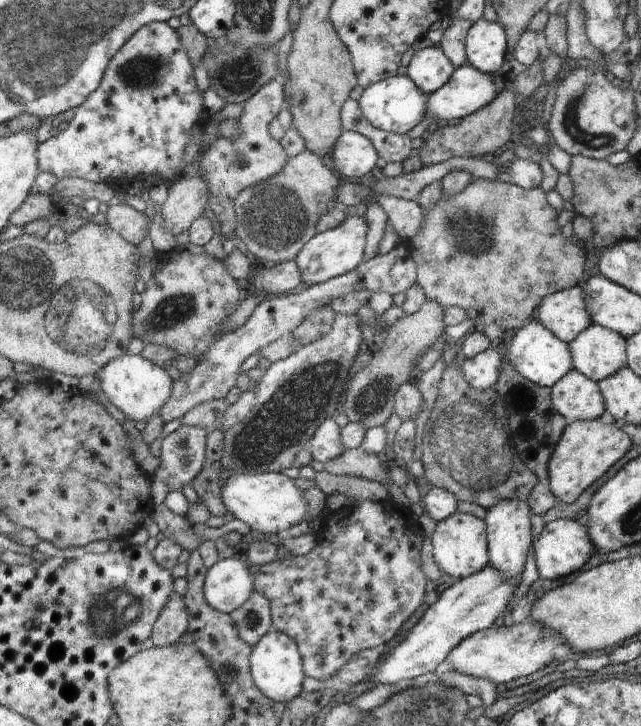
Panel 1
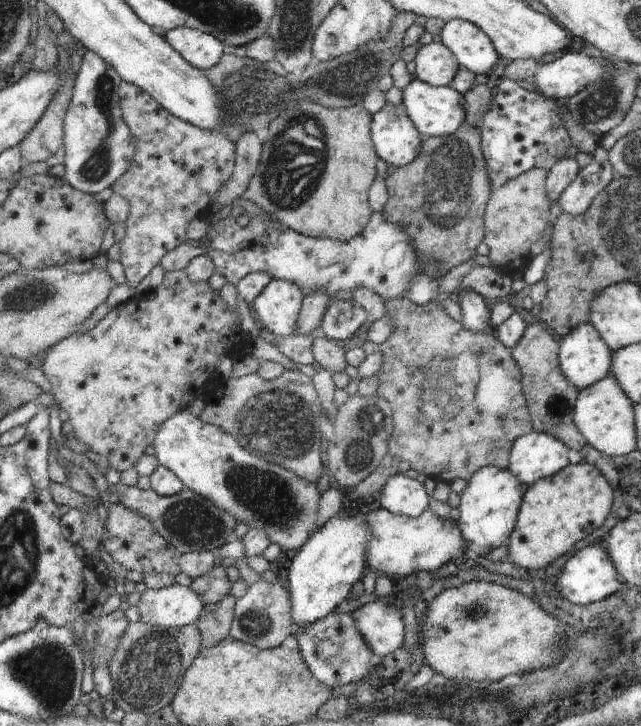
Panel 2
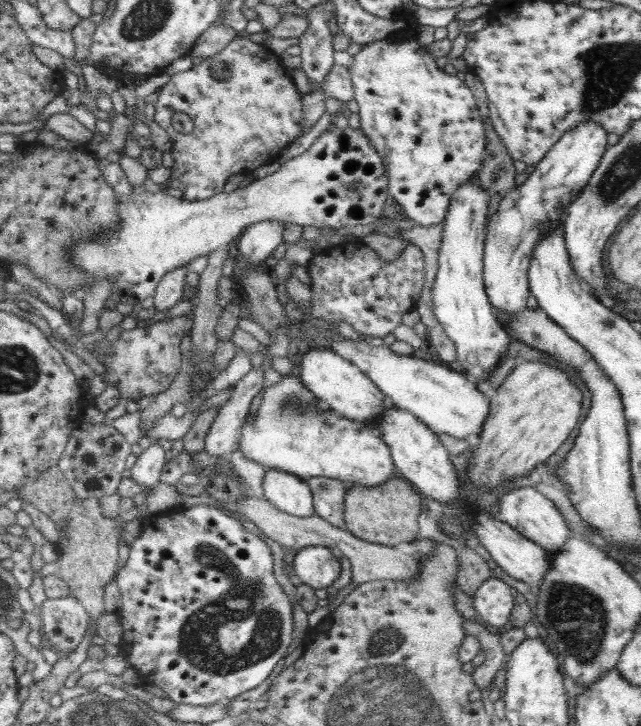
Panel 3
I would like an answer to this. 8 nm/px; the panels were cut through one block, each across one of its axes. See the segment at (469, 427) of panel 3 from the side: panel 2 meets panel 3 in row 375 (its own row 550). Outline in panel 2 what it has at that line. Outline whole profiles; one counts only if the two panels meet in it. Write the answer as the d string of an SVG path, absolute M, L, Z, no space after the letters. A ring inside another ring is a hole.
M384 507L375 512L366 513L366 522L370 528L370 540L366 548L366 563L379 574L400 574L409 579L420 571L436 574L440 566L459 558L466 549L466 540L452 520L440 520L430 508L420 516L410 518L392 514Z

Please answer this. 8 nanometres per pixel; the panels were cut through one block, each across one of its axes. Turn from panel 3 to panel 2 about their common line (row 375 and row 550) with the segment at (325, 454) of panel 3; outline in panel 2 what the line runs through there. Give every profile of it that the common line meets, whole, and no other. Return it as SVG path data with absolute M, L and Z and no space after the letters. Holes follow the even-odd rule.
M186 409L175 413L173 416L170 416L157 430L156 435L154 436L153 442L154 450L156 451L155 456L160 461L165 468L168 468L173 474L178 476L178 479L184 484L185 489L191 489L193 492L196 492L199 496L204 496L207 500L210 500L215 506L225 509L226 512L232 514L235 517L237 522L241 521L244 524L247 524L250 529L257 527L259 530L262 530L269 538L272 543L278 544L284 552L294 551L300 549L308 540L309 537L317 528L317 507L319 504L319 498L321 494L318 493L316 483L310 483L309 481L301 480L301 477L296 477L292 472L287 472L285 469L282 469L280 466L274 465L273 463L265 462L260 460L256 456L245 452L244 449L240 448L237 444L237 441L234 440L230 434L223 432L220 428L217 428L215 425L205 424L200 420L190 414Z

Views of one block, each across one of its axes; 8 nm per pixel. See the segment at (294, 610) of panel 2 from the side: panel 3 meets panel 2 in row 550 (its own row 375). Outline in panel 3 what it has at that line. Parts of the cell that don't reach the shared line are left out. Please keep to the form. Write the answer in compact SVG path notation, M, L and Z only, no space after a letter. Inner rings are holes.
M311 348L304 352L298 370L302 385L314 393L330 409L352 419L367 424L371 417L378 416L388 407L394 407L382 391L370 381L357 366L326 348Z

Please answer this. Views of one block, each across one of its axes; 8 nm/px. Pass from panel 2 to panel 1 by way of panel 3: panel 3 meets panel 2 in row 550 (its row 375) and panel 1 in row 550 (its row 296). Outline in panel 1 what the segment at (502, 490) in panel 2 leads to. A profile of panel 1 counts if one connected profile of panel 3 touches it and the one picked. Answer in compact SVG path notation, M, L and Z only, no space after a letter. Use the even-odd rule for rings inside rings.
M457 510L452 516L437 522L431 543L438 566L450 576L461 579L489 564L485 522L474 515Z

